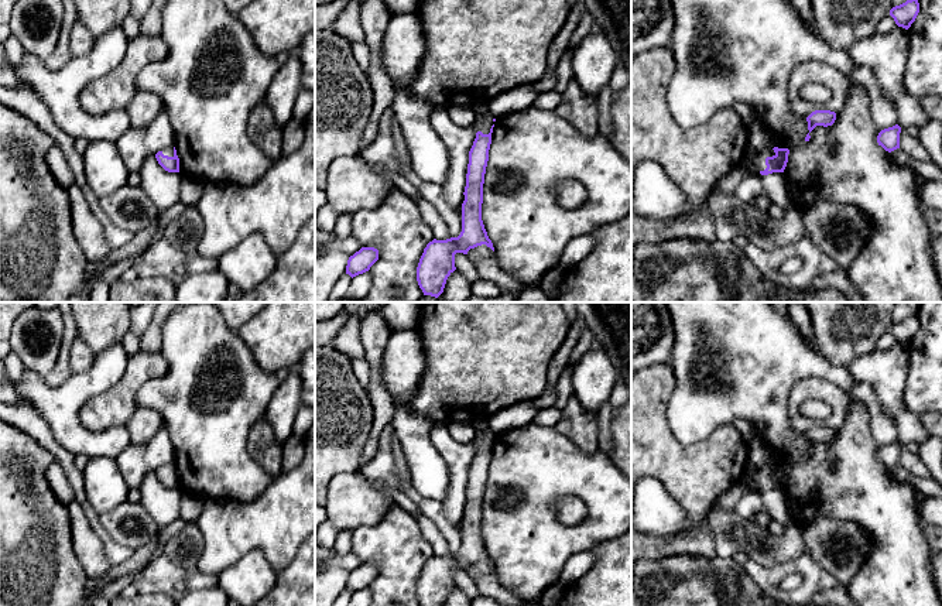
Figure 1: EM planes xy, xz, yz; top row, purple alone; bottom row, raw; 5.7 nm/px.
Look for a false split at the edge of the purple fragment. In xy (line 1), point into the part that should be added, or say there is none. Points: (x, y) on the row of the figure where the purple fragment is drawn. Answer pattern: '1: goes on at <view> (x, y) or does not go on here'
1: goes on at xy (168, 151)

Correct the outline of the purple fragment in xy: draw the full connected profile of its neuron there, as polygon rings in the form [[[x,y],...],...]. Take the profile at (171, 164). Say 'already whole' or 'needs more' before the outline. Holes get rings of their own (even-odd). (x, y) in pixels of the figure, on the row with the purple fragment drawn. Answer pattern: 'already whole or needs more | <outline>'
needs more | [[[175,147],[165,148],[155,154],[158,164],[168,172],[179,172],[179,158]]]

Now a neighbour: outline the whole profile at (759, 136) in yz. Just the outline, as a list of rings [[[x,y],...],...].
[[[757,116],[746,124],[746,131],[749,144],[757,151],[774,148],[778,143],[777,134],[770,131]]]

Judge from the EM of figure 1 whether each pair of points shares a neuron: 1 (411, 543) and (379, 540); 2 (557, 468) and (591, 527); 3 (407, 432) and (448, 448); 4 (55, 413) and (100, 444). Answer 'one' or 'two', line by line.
1: one
2: one
3: two
4: one

